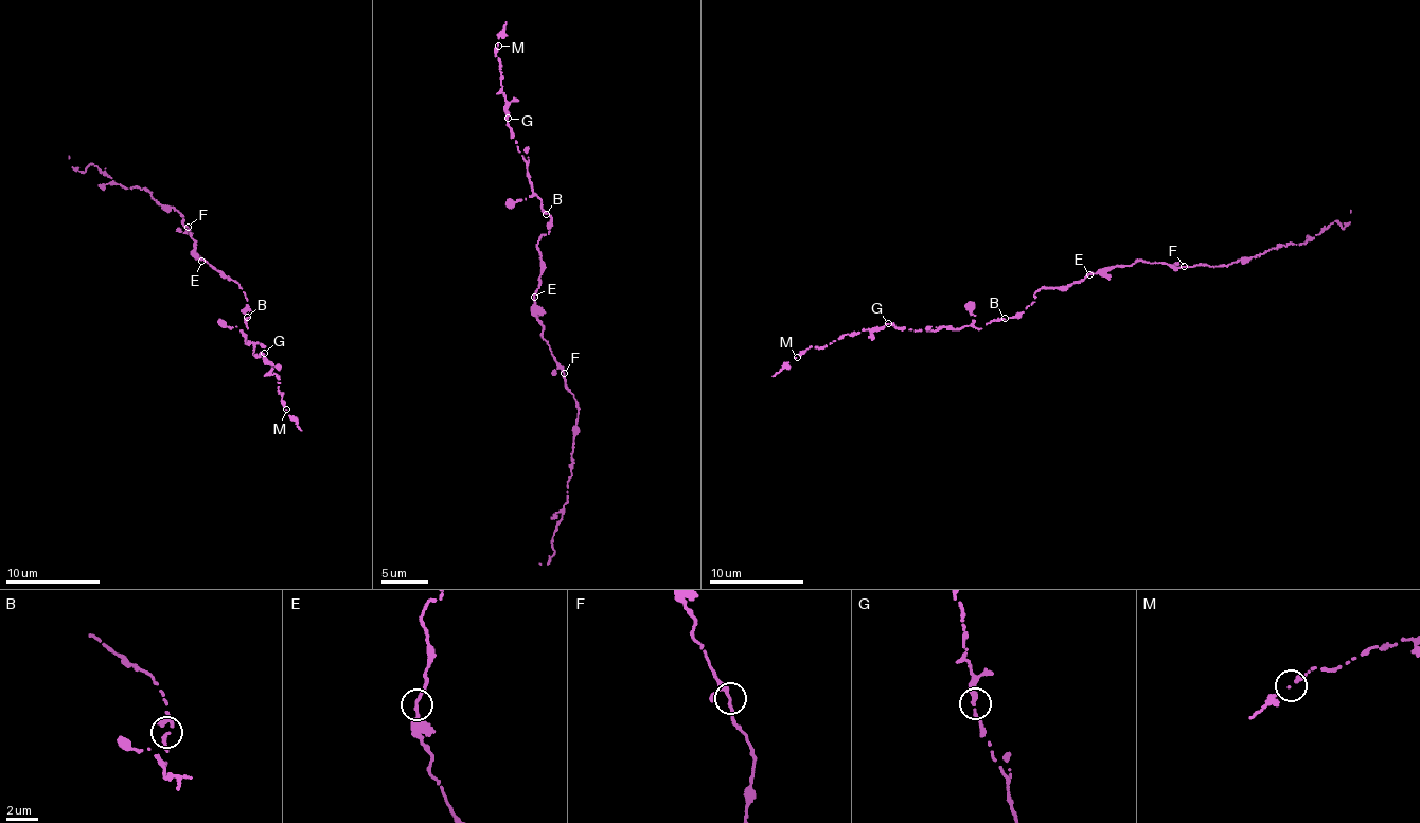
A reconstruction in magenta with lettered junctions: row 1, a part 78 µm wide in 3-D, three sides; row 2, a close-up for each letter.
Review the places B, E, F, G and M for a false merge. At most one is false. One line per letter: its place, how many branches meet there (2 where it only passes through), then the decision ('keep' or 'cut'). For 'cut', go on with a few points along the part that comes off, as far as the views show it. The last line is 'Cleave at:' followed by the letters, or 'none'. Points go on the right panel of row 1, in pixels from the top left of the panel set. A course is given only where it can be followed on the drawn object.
B: place (1005, 318); branches 2; keep
E: place (1089, 274); branches 2; keep
F: place (1184, 266); branches 2; keep
G: place (888, 323); branches 2; keep
M: place (797, 357); branches 2; keep
Cleave at: none

